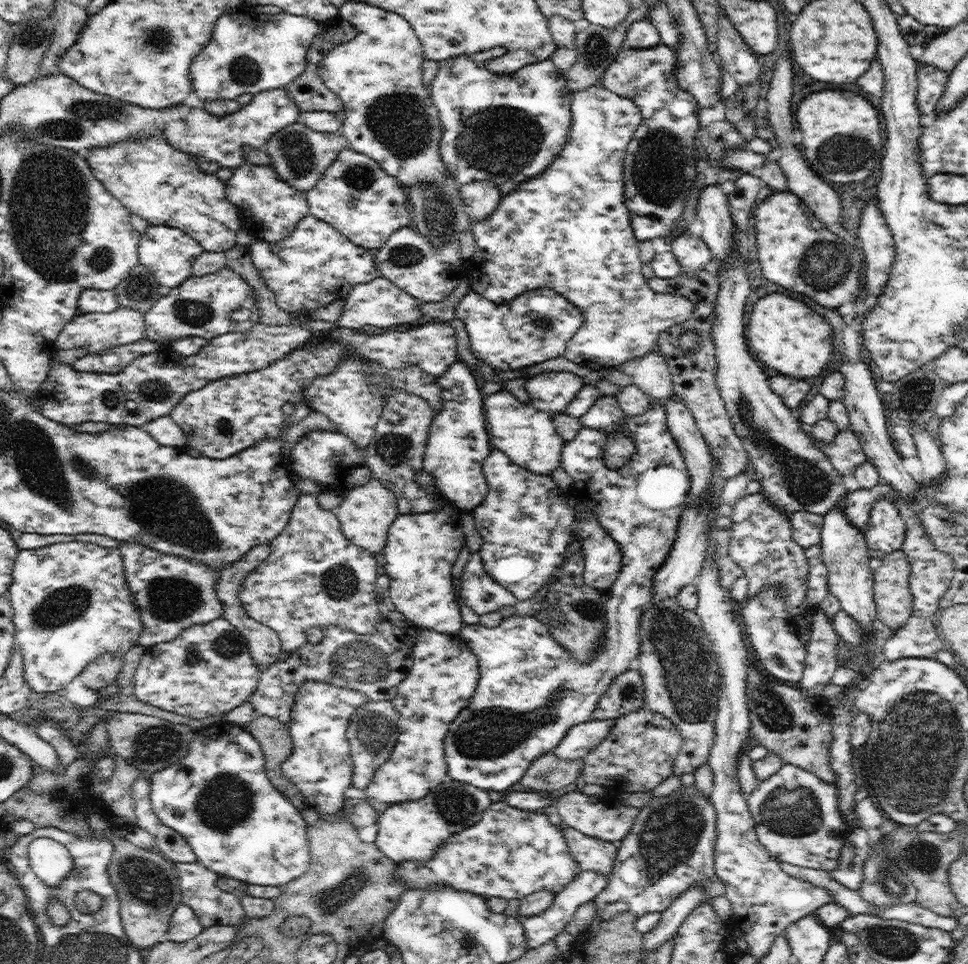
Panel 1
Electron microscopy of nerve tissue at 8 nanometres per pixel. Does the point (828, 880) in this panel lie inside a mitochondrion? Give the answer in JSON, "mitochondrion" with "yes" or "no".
{"mitochondrion":"no"}

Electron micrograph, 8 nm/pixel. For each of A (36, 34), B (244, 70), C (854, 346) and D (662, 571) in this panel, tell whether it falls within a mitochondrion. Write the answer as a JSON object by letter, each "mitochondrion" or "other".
{"A":"mitochondrion","B":"mitochondrion","C":"other","D":"other"}

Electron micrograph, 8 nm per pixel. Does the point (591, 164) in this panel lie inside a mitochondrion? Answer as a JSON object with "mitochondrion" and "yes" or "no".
{"mitochondrion":"no"}

